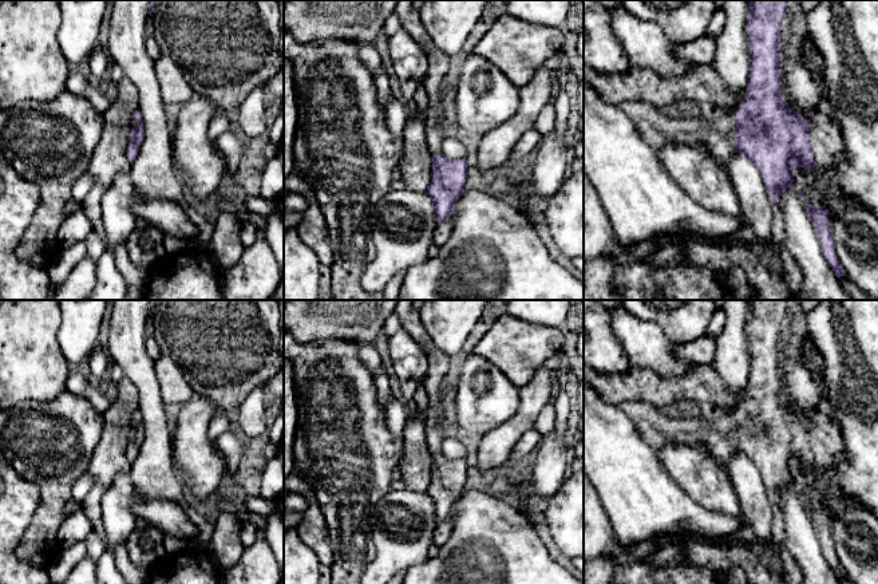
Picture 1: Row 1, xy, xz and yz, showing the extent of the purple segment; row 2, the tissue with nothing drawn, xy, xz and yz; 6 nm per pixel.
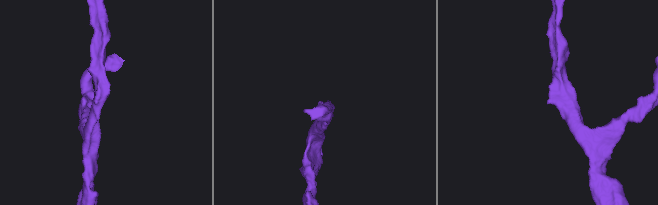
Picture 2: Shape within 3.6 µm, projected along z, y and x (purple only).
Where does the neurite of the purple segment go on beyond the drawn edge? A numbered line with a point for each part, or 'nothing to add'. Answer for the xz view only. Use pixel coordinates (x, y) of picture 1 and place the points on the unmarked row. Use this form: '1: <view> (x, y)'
1: xz (410, 319)

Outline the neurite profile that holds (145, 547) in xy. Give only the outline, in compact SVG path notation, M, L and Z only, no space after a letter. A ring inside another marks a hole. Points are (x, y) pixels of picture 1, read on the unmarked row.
M154 526L134 529L126 541L131 563L150 572L167 557L163 546L163 536L165 534Z

